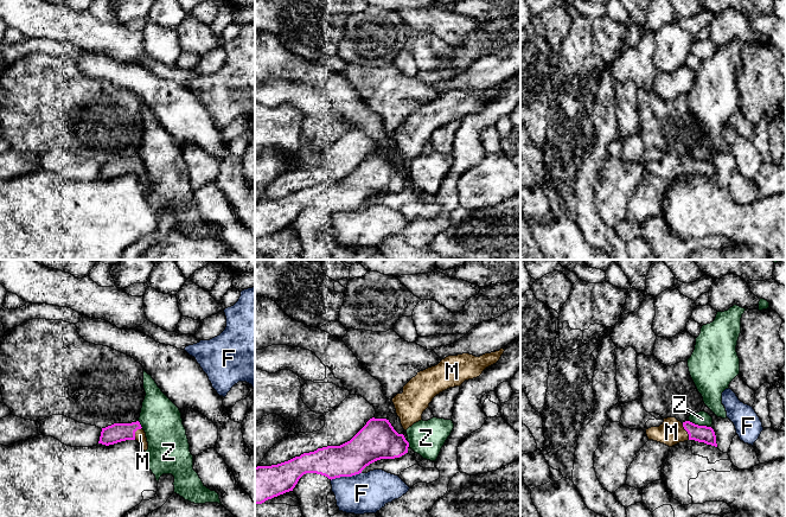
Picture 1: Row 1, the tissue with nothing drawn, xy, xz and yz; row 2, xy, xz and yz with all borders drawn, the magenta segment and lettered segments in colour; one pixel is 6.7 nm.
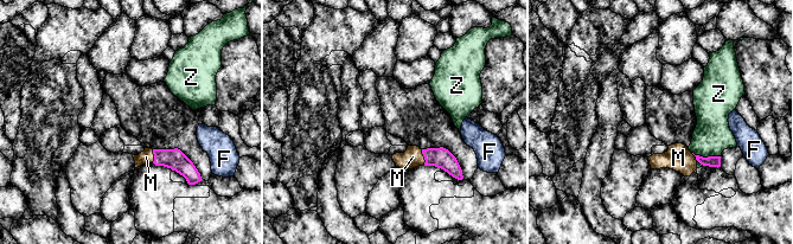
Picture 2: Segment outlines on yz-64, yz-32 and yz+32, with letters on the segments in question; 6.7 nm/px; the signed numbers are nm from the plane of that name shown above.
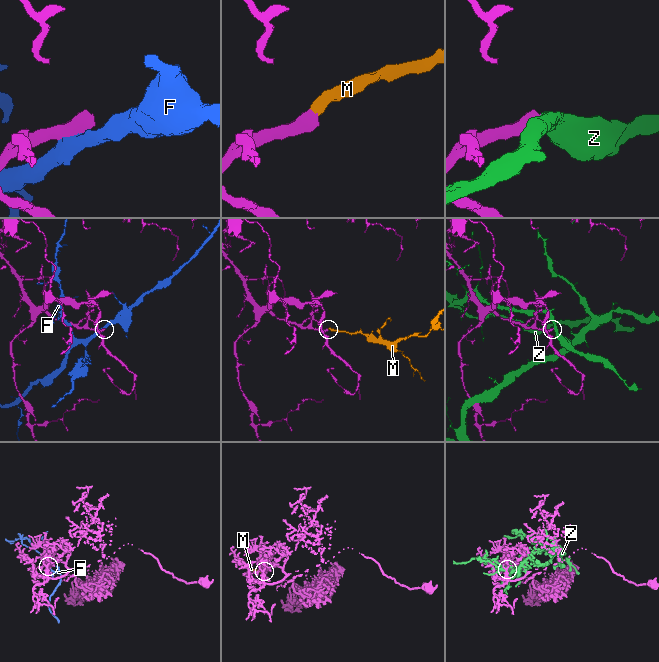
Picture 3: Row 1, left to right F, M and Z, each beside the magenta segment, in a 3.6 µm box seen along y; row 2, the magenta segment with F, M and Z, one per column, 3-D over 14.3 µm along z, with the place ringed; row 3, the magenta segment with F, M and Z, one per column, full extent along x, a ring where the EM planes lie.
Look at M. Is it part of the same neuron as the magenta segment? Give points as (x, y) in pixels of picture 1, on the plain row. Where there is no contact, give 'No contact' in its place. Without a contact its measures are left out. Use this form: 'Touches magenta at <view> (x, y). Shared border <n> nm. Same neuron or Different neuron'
Touches magenta at yz (687, 165). Shared border 120 nm. Same neuron

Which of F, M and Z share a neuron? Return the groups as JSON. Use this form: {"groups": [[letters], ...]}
{"groups": [["F"], ["M"], ["Z"]]}

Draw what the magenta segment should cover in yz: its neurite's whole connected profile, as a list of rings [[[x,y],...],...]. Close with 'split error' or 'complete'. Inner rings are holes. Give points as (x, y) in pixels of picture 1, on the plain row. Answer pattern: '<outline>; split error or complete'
[[[676,152],[664,153],[659,161],[646,164],[648,174],[672,181],[679,177],[695,174],[717,181],[716,170],[711,161],[698,160],[690,155],[680,157]]]; split error

